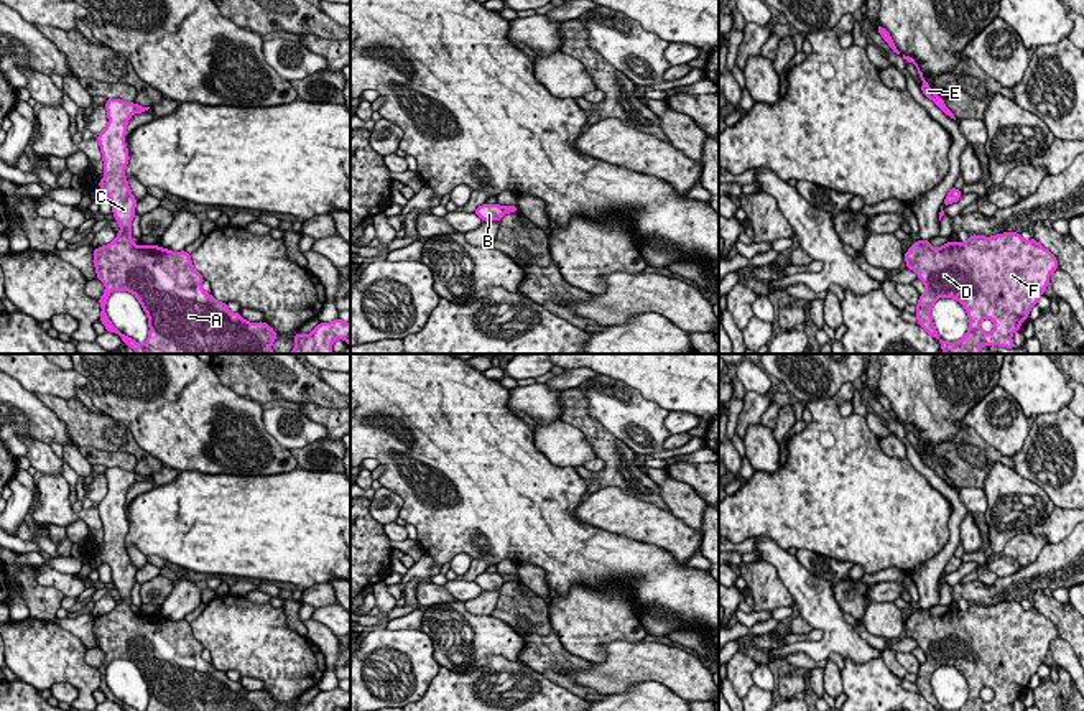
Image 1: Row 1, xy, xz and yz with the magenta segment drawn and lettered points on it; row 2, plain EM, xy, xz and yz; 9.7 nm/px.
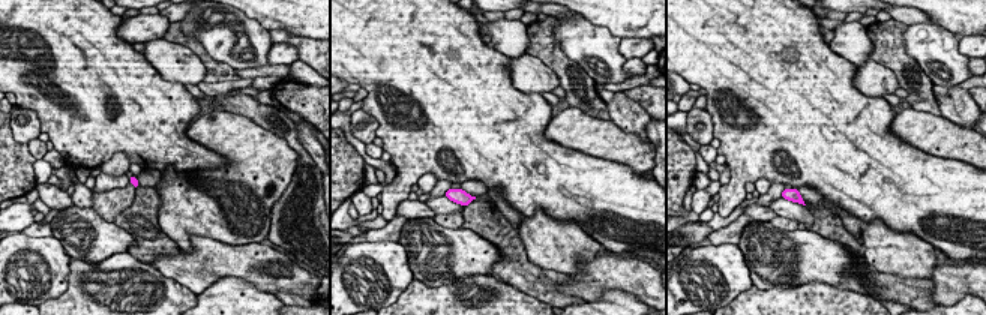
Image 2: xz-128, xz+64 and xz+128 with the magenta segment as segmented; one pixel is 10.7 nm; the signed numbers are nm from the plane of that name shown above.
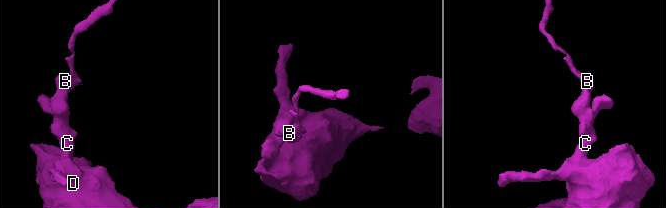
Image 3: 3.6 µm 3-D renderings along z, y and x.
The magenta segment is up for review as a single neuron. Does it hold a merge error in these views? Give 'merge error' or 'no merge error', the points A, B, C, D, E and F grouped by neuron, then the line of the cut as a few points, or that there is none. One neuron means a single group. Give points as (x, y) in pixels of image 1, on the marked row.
merge error; A B C D F / E; cut in xy along (134, 104), (135, 111)

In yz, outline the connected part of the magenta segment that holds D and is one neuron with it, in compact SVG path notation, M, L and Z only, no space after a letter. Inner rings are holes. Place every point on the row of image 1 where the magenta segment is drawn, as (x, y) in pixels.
M1017 232L972 234L967 242L949 240L938 249L920 239L905 260L926 290L916 304L918 324L941 342L944 354L979 354L984 346L1017 347L1012 334L1028 319L1058 268L1049 250ZM943 296L957 300L967 311L969 329L961 341L943 341L934 328L931 308Z

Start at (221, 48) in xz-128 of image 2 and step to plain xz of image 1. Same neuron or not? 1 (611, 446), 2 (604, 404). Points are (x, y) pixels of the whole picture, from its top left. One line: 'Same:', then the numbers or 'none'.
Same: 2

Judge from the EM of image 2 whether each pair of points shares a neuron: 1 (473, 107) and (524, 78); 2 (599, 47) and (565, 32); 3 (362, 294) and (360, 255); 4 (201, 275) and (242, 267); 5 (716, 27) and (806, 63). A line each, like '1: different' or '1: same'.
1: different
2: same
3: same
4: same
5: same

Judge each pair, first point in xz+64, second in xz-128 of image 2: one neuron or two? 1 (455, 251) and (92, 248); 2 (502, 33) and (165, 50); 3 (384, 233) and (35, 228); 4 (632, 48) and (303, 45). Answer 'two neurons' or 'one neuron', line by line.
1: one neuron
2: two neurons
3: one neuron
4: two neurons

